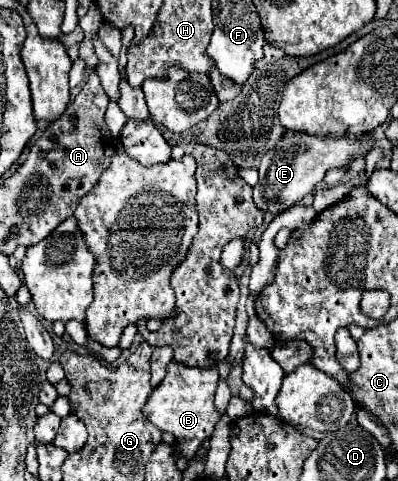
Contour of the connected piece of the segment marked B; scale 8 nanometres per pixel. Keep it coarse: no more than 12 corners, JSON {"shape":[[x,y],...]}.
{"shape":[[171,361],[143,415],[191,459],[221,417],[217,367]]}

